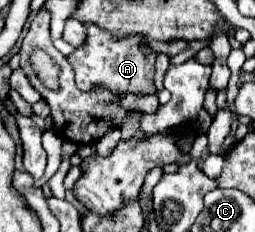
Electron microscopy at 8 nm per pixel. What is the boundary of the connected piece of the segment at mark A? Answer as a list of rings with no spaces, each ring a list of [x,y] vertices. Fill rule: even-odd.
[[[87,25],[87,41],[83,47],[75,49],[73,55],[69,55],[69,63],[75,69],[75,83],[81,91],[91,91],[97,85],[109,87],[115,93],[157,93],[153,85],[153,65],[155,65],[155,53],[145,47],[147,41],[143,35],[133,35],[127,39],[117,39],[109,35],[107,31],[101,31],[95,25]]]

